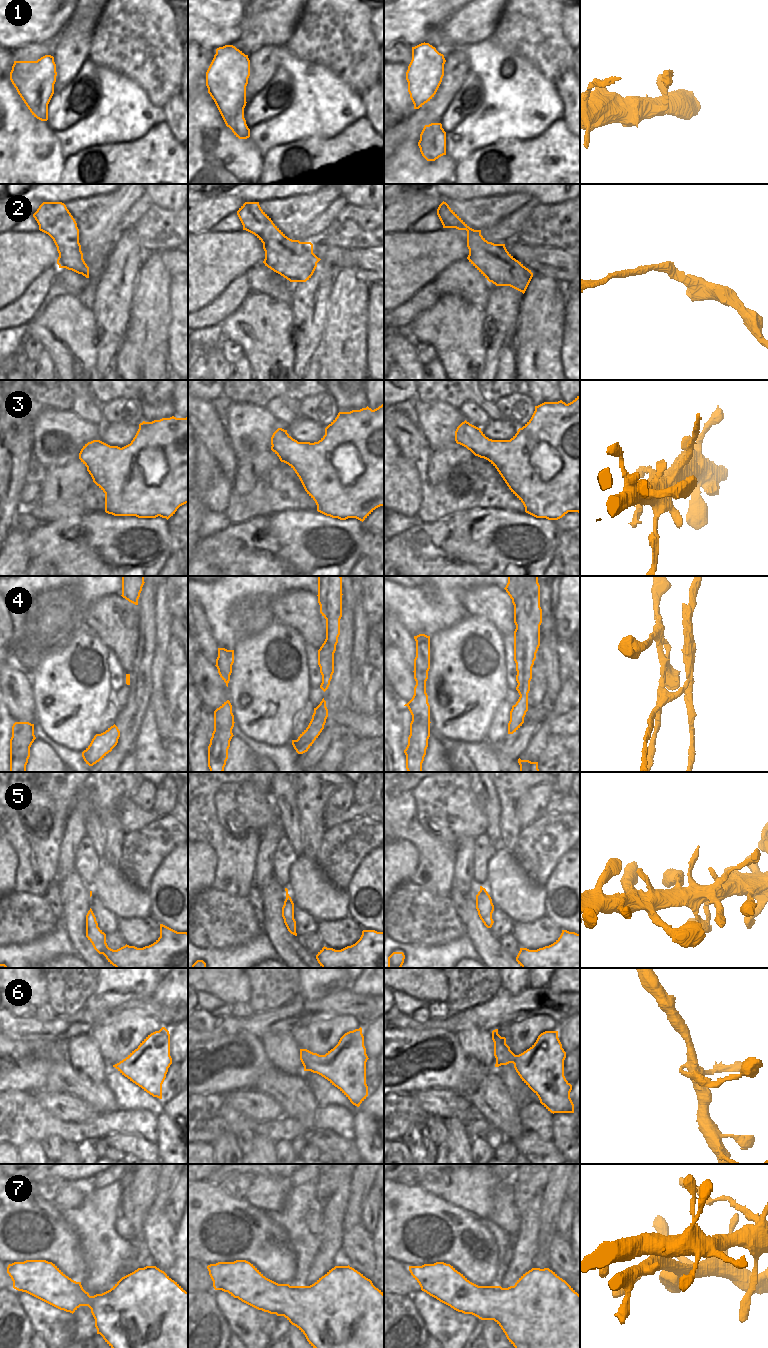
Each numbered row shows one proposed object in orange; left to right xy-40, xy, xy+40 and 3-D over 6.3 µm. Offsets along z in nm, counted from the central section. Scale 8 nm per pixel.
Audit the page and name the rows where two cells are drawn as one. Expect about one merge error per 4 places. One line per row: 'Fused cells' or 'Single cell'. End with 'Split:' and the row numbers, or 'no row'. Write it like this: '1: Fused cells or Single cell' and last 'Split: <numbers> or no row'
1: Single cell
2: Single cell
3: Fused cells
4: Fused cells
5: Single cell
6: Single cell
7: Single cell
Split: 3, 4.

